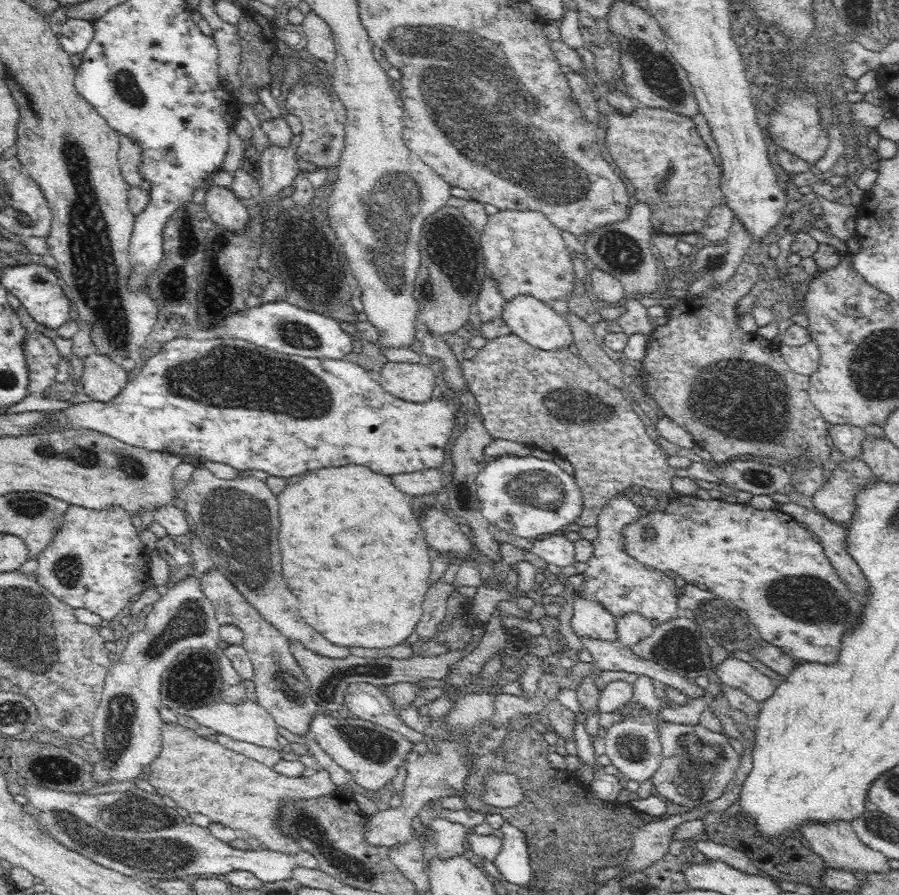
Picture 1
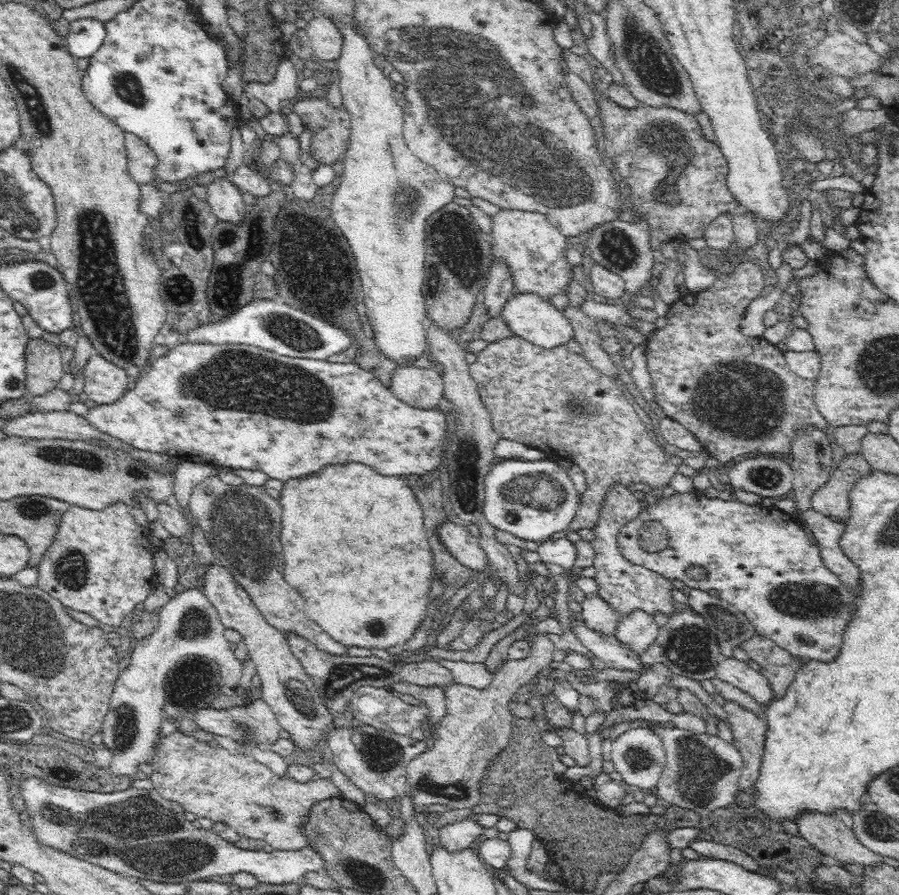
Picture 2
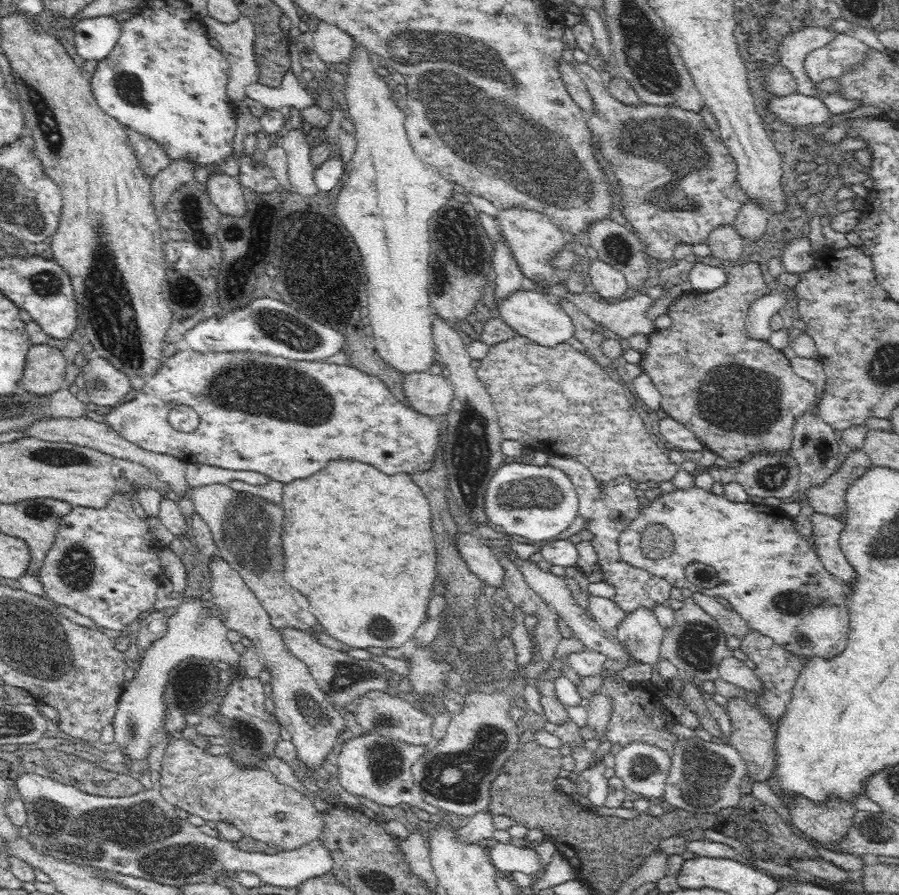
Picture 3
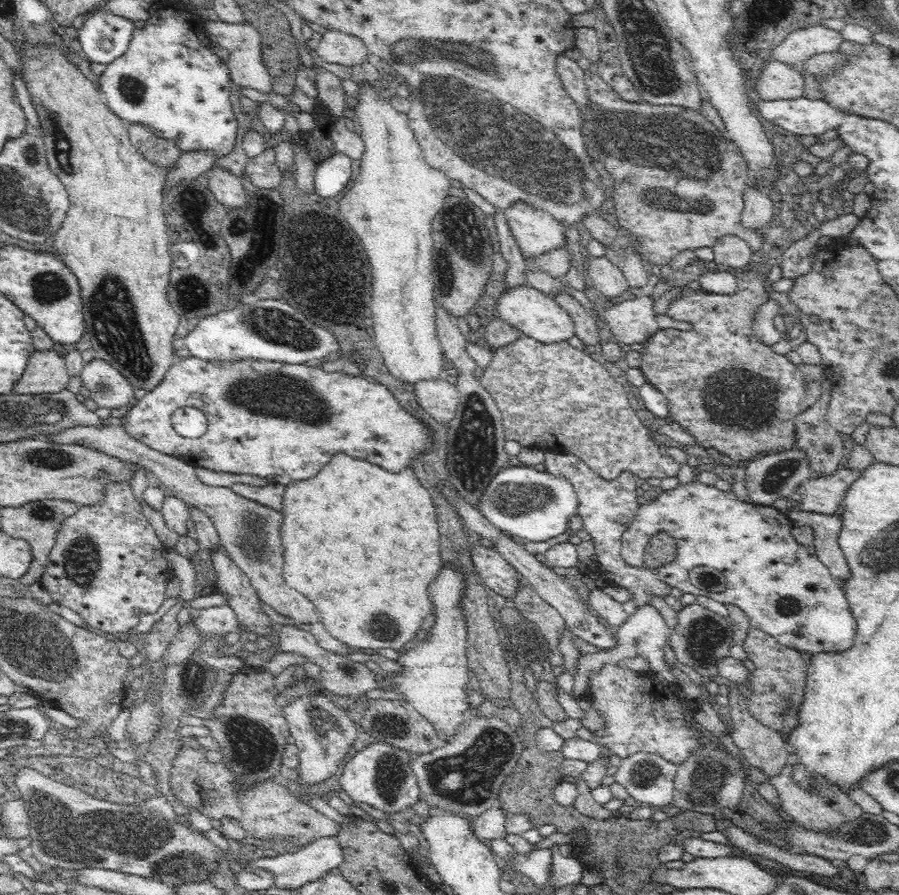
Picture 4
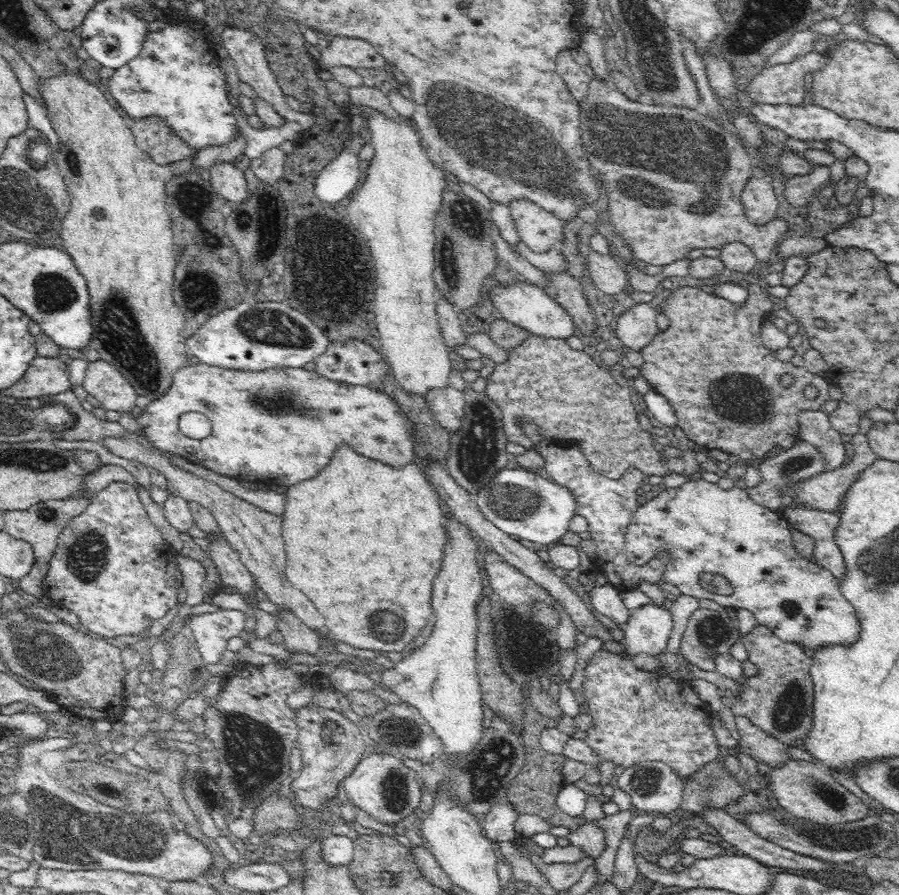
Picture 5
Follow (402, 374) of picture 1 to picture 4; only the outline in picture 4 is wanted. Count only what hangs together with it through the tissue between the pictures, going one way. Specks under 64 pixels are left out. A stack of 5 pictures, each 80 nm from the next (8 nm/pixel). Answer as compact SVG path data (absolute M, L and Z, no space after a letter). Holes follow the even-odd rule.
M446 379L417 381L414 385L420 406L437 422L449 424L460 404L458 389Z

